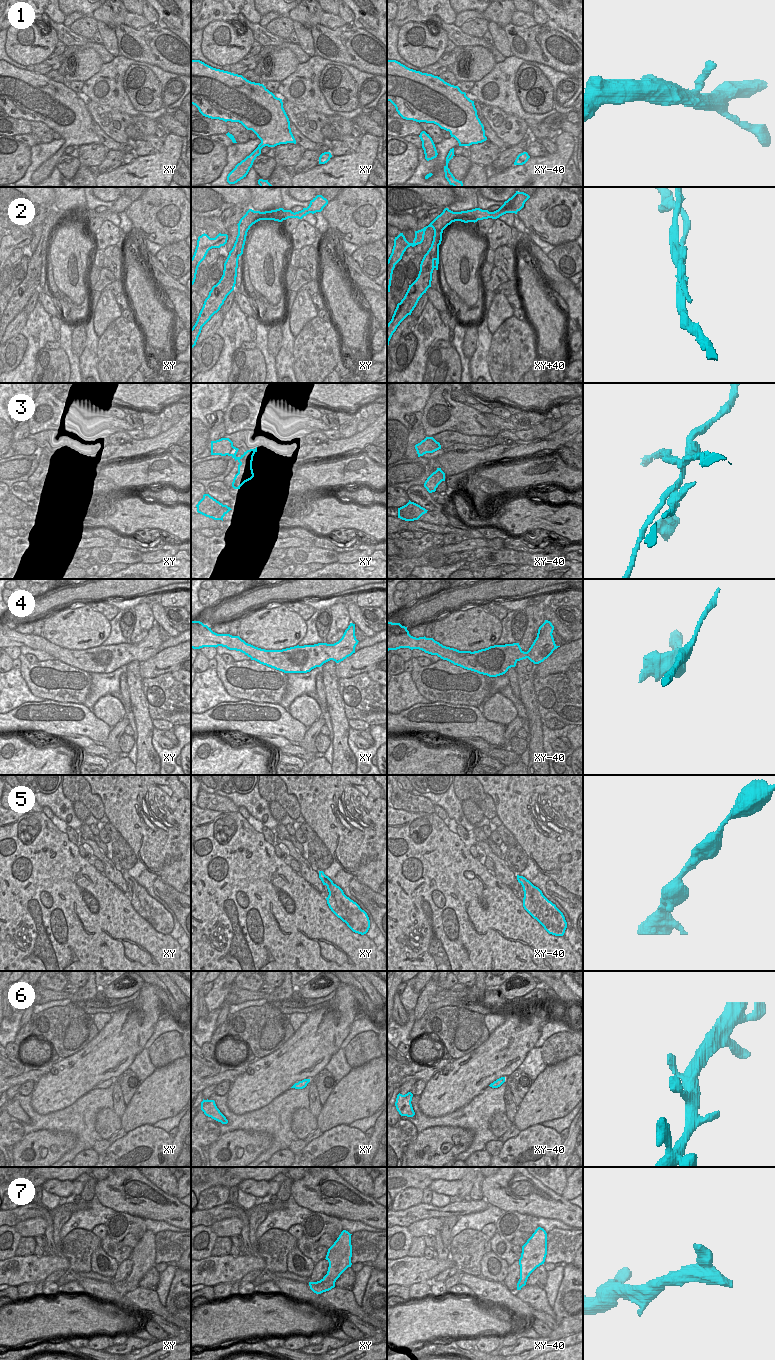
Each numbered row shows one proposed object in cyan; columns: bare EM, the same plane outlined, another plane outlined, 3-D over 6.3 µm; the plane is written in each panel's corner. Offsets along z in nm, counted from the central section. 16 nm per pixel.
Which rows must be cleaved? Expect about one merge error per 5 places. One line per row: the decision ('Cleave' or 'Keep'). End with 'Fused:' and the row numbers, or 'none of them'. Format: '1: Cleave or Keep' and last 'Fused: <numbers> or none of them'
1: Keep
2: Cleave
3: Cleave
4: Keep
5: Keep
6: Keep
7: Keep
Fused: 2, 3

